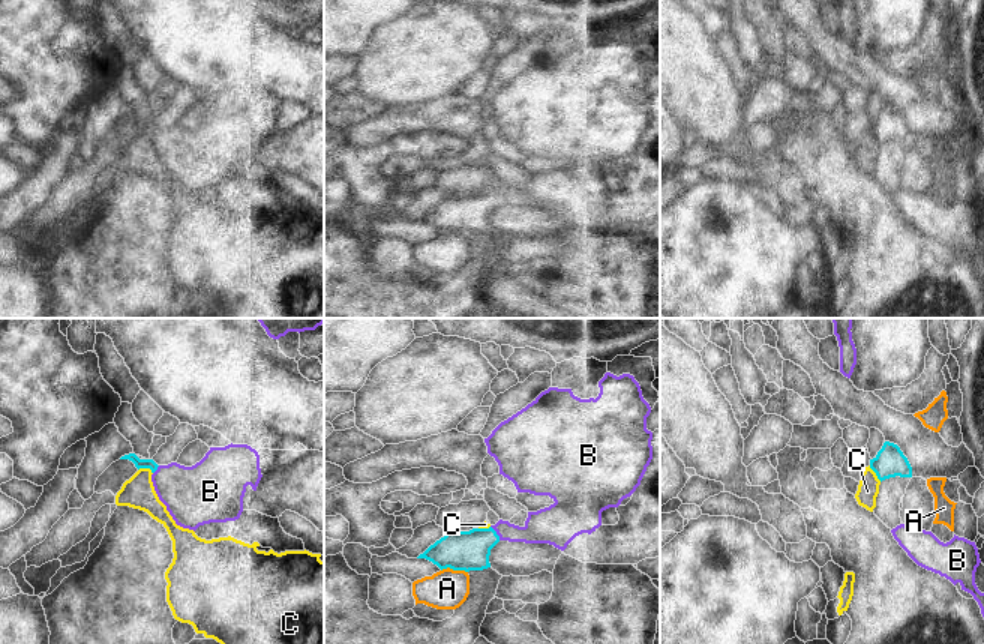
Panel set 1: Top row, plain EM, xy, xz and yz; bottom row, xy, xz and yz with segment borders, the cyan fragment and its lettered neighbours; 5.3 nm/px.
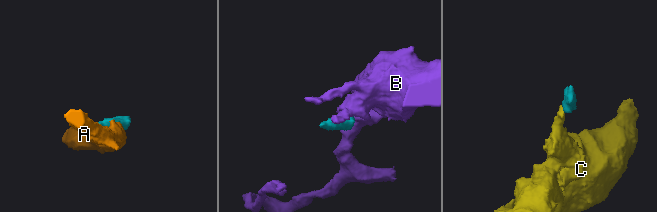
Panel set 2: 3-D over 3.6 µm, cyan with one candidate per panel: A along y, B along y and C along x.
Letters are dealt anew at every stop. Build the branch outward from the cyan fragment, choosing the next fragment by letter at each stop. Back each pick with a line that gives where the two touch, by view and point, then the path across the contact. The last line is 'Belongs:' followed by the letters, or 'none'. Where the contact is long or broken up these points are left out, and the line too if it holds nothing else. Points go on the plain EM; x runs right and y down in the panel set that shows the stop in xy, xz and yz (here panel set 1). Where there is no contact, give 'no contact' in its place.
B: xz (495, 197) | across xz (467, 215), (495, 197), (533, 197), (540, 191)
Belongs: B

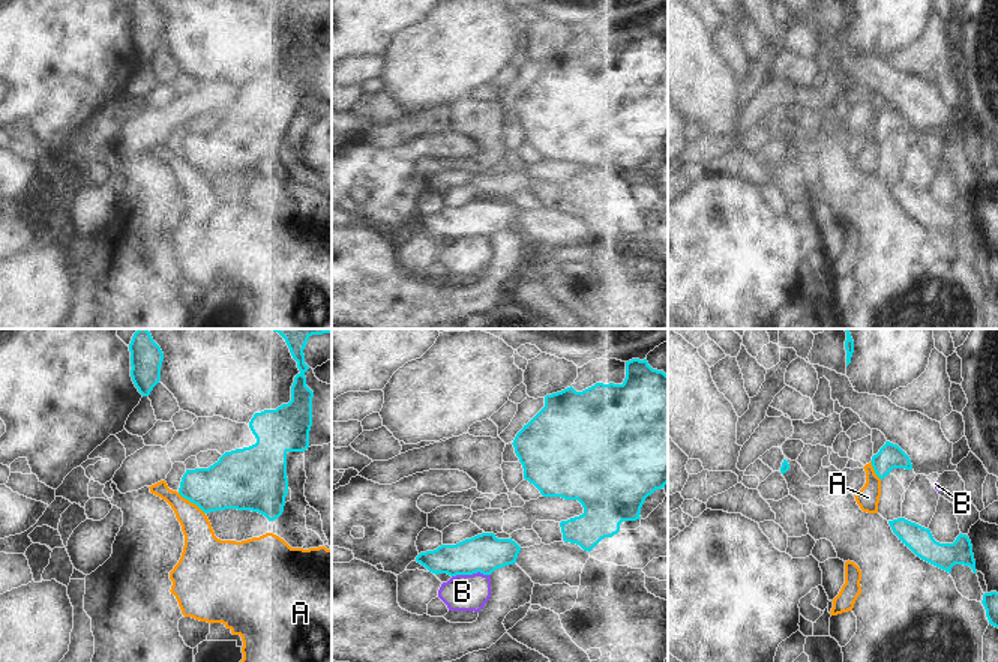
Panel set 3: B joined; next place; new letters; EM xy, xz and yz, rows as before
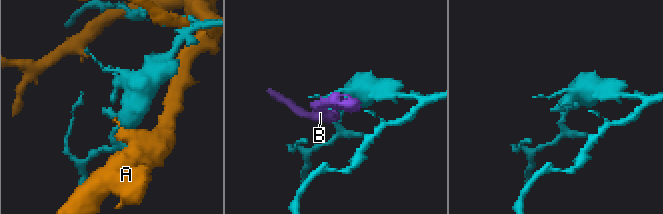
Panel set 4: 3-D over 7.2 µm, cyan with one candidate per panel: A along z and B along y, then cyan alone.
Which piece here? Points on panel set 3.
Belongs: none

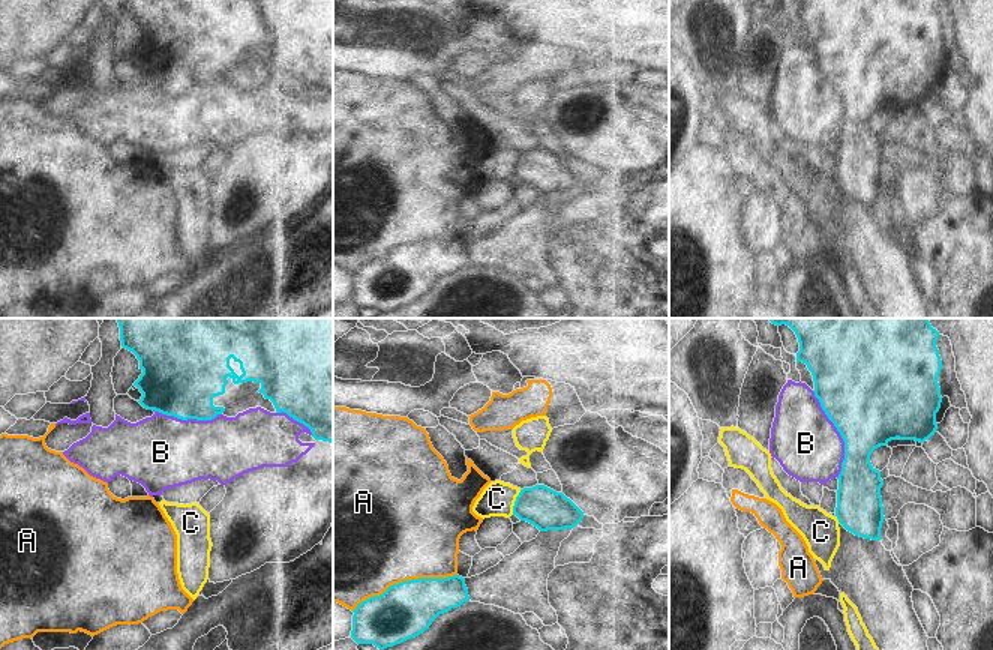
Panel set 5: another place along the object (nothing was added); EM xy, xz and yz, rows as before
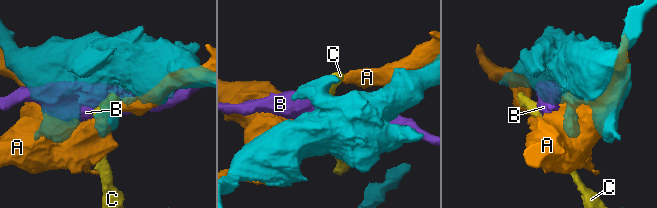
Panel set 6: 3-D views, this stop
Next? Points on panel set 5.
Belongs: none

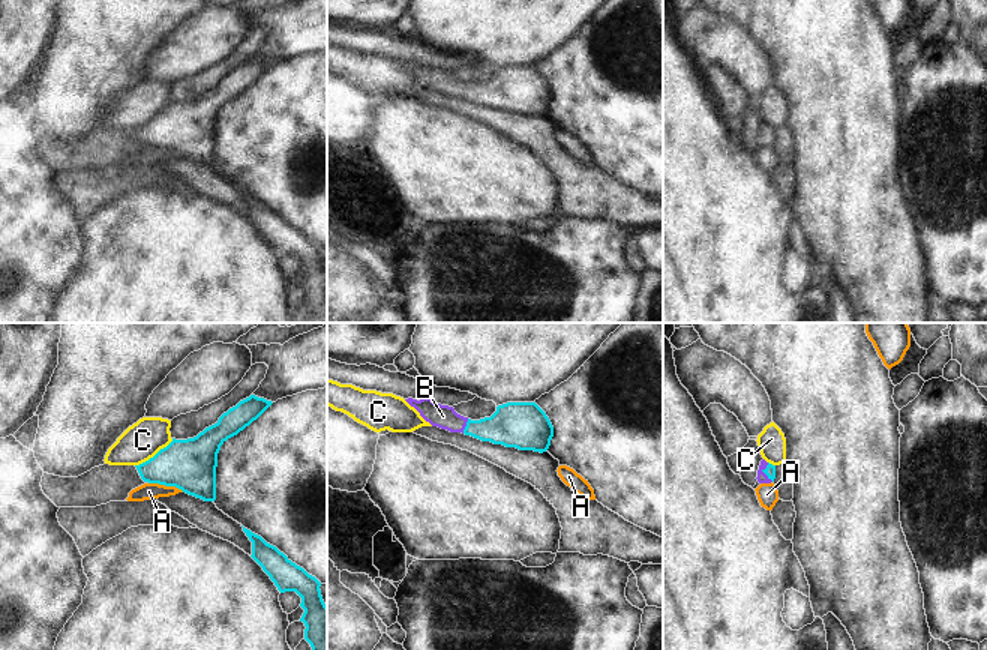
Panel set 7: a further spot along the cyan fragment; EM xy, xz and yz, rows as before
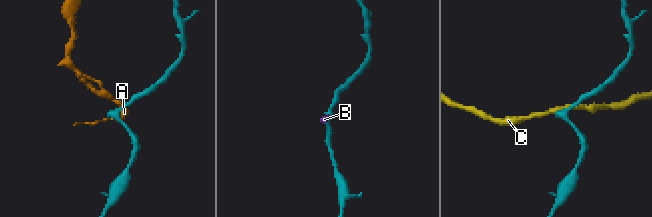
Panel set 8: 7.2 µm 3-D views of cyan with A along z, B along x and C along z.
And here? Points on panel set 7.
B: yz (764, 135) | across yz (770, 134), (764, 135), (762, 141)
Belongs: B

